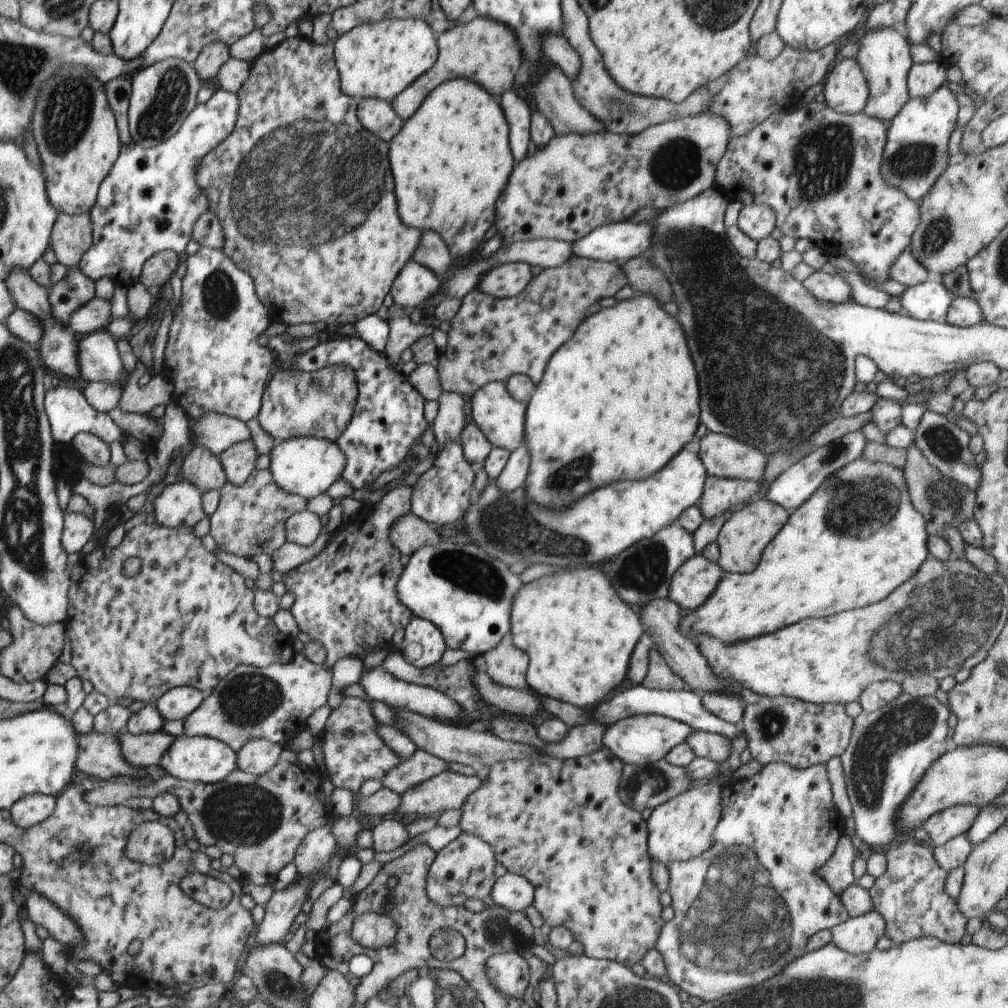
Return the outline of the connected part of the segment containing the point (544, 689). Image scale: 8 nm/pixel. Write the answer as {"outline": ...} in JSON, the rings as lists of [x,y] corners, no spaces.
{"outline":[[[604,566],[571,567],[565,572],[542,576],[524,584],[511,609],[511,638],[514,646],[529,657],[526,679],[529,689],[549,697],[592,710],[620,684],[626,682],[629,663],[638,640],[645,632],[637,609],[626,605],[605,578]]]}

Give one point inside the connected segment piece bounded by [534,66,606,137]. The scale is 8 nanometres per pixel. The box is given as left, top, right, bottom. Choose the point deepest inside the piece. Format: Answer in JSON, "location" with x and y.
{"location":[553,93]}

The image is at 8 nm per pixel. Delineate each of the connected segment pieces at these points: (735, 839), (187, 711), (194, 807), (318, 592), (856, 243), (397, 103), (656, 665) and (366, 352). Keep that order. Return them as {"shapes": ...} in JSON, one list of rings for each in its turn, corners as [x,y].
{"shapes":[[[[769,763],[752,778],[726,782],[721,787],[721,820],[713,833],[712,847],[697,858],[685,862],[675,861],[666,865],[669,869],[667,890],[672,898],[671,906],[675,916],[670,922],[665,922],[655,945],[655,950],[662,954],[667,969],[666,980],[674,984],[678,990],[686,991],[690,996],[696,996],[702,1001],[719,1000],[738,990],[756,986],[767,979],[774,978],[788,964],[807,953],[807,943],[814,934],[823,929],[831,930],[838,924],[847,922],[850,916],[844,904],[841,904],[841,896],[834,892],[826,880],[815,875],[814,872],[827,864],[827,860],[833,856],[841,834],[848,831],[848,828],[846,820],[840,816],[840,812],[835,807],[826,764],[798,769],[789,766],[788,763]]],[[[175,687],[162,696],[156,704],[158,713],[164,722],[187,719],[206,699],[199,689],[193,687]]],[[[288,747],[284,748],[278,763],[269,772],[259,776],[237,768],[219,783],[184,781],[167,774],[156,781],[136,777],[126,777],[126,782],[119,778],[106,779],[99,781],[92,791],[86,791],[85,801],[92,805],[125,806],[130,798],[147,797],[154,800],[159,795],[171,793],[179,799],[181,808],[188,815],[188,820],[194,828],[194,838],[200,845],[218,846],[222,853],[232,856],[234,865],[240,870],[243,878],[254,885],[264,886],[274,882],[285,866],[294,861],[302,840],[312,830],[330,824],[332,814],[330,803],[322,790],[323,779],[316,768],[304,765],[296,752]]],[[[399,485],[387,492],[380,502],[366,502],[358,514],[342,522],[340,528],[330,534],[320,553],[282,576],[287,592],[295,597],[290,610],[292,617],[301,632],[308,634],[312,641],[318,642],[324,648],[323,668],[330,672],[336,662],[346,656],[366,658],[374,653],[378,646],[390,642],[390,638],[398,630],[405,630],[414,617],[402,604],[396,591],[404,566],[400,561],[401,553],[391,540],[392,526],[411,513],[412,492],[412,487]]],[[[815,100],[802,108],[785,109],[771,115],[765,122],[756,126],[748,135],[740,137],[732,137],[724,156],[720,160],[717,167],[715,185],[721,188],[723,196],[730,201],[739,201],[743,205],[764,204],[776,214],[775,224],[782,232],[782,235],[789,235],[794,239],[806,239],[812,241],[815,247],[818,247],[831,256],[845,256],[851,260],[864,279],[869,279],[876,284],[882,284],[890,279],[889,271],[895,264],[898,256],[905,252],[910,245],[911,237],[914,235],[916,228],[921,220],[919,212],[920,203],[908,199],[899,189],[890,187],[881,176],[881,160],[883,159],[883,151],[887,142],[887,129],[884,122],[875,117],[866,115],[864,112],[854,115],[846,115],[832,111],[825,103],[816,102]]],[[[478,17],[466,24],[456,24],[437,37],[437,44],[439,56],[436,64],[390,101],[396,115],[403,122],[408,121],[416,113],[424,98],[434,88],[458,78],[478,84],[496,98],[498,94],[504,94],[506,90],[512,88],[516,72],[520,70],[520,64],[522,64],[520,48],[510,28],[490,18]]],[[[656,648],[651,651],[649,668],[641,685],[648,689],[670,691],[687,689],[685,683],[666,665],[664,658]]],[[[335,335],[327,342],[319,342],[309,352],[300,352],[289,362],[277,362],[277,368],[284,371],[299,371],[314,373],[325,367],[332,365],[350,366],[355,373],[357,381],[357,404],[351,420],[346,429],[337,438],[335,444],[337,448],[345,455],[346,464],[341,474],[342,478],[349,483],[353,489],[362,489],[364,486],[370,486],[381,474],[390,470],[399,468],[411,454],[411,449],[420,441],[424,432],[430,424],[425,418],[425,399],[412,387],[407,380],[407,376],[397,372],[385,354],[374,351],[366,342],[359,337]]]]}

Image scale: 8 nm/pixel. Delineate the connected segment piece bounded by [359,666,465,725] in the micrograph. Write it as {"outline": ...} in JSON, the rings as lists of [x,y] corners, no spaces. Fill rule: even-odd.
{"outline":[[[382,666],[371,672],[366,672],[366,674],[362,673],[359,682],[366,692],[366,695],[371,700],[385,703],[390,706],[390,708],[399,707],[407,709],[412,713],[423,715],[428,719],[432,718],[438,722],[450,725],[452,725],[452,718],[454,718],[454,721],[465,721],[465,715],[460,712],[459,705],[446,697],[442,692],[439,692],[434,688],[409,684],[405,681],[397,680],[391,675],[388,675],[388,672],[385,672]],[[460,714],[462,714],[462,716],[460,716]]]}

